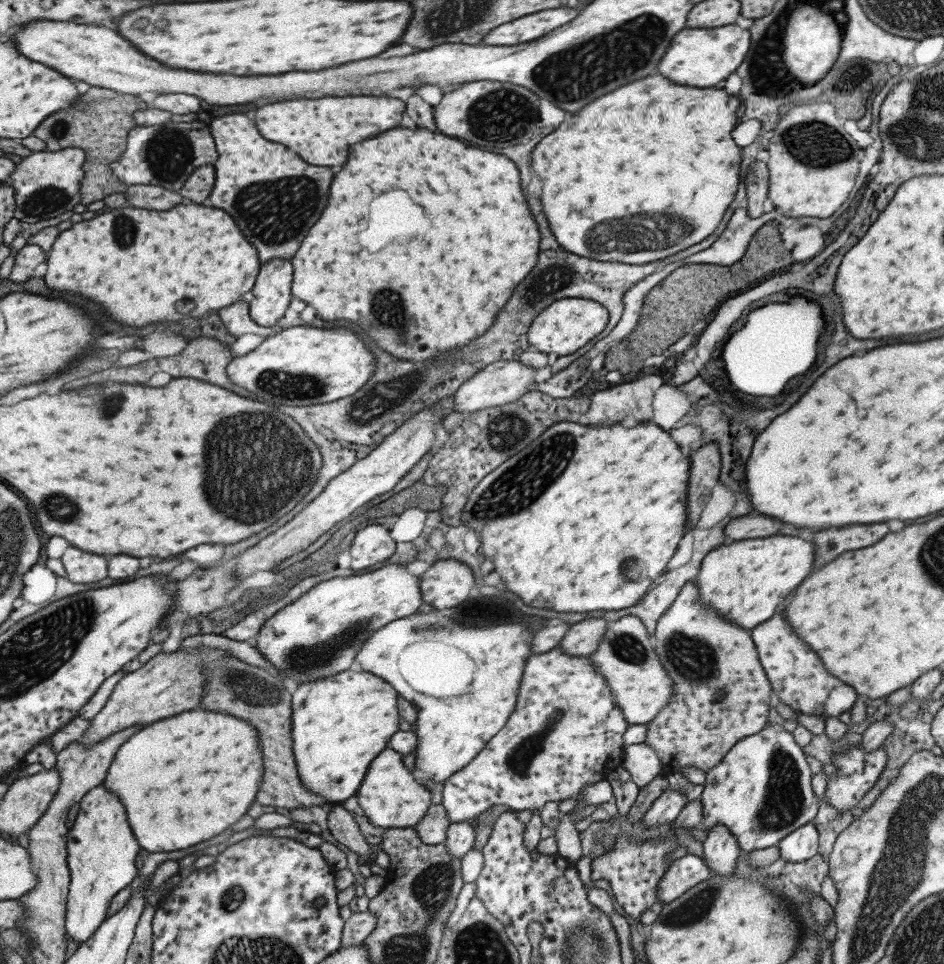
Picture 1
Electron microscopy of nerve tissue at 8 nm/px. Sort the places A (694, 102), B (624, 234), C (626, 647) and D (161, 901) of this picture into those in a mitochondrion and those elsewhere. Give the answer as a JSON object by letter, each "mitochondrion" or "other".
{"A":"other","B":"mitochondrion","C":"mitochondrion","D":"other"}

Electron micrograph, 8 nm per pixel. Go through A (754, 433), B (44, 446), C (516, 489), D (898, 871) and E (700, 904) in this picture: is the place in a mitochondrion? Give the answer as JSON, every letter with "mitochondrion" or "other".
{"A":"other","B":"other","C":"mitochondrion","D":"mitochondrion","E":"mitochondrion"}

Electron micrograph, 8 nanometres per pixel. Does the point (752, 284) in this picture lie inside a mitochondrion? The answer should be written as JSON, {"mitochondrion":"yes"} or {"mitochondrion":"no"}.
{"mitochondrion":"no"}

